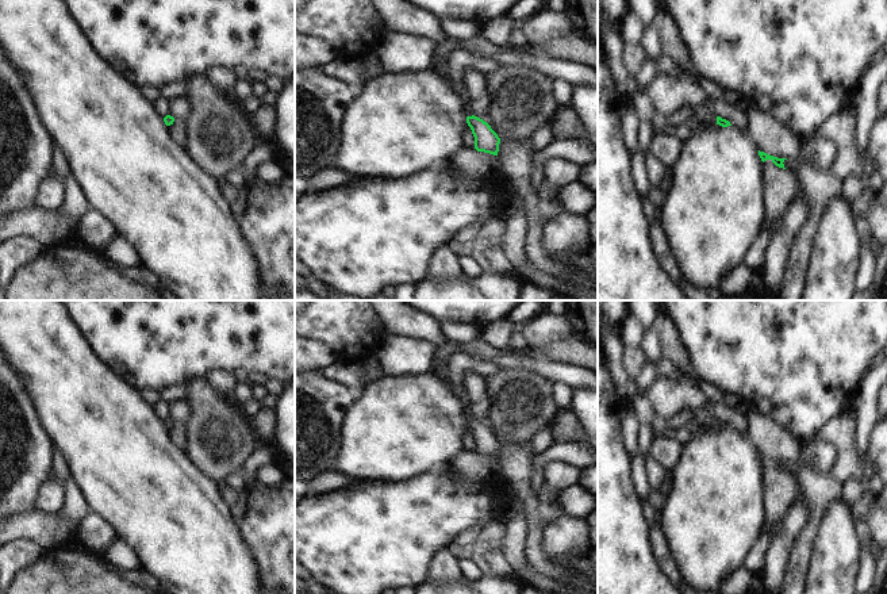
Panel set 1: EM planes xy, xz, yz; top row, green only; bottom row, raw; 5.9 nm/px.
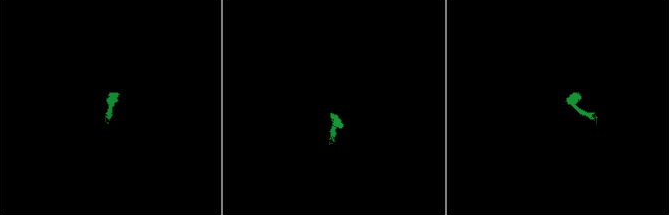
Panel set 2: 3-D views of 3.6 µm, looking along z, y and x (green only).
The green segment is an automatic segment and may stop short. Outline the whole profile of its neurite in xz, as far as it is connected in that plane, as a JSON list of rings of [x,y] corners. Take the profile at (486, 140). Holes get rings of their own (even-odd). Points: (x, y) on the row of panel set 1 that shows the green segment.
[[[434,58],[434,73],[446,83],[448,88],[460,97],[464,114],[466,116],[466,123],[472,130],[475,137],[475,149],[477,152],[489,153],[498,156],[500,138],[491,129],[491,126],[483,119],[475,116],[471,110],[469,97],[466,88],[462,83],[453,81],[448,76],[446,58]]]

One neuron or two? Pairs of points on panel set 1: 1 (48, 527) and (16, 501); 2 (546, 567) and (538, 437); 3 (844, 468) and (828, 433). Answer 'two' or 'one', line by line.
1: two
2: two
3: one

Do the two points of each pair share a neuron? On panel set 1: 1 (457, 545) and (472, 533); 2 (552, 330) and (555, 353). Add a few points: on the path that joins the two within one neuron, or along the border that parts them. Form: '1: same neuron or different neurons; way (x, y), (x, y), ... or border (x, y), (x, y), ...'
1: same neuron; way (461, 544), (468, 537)
2: different neurons; border (569, 334), (529, 347)

